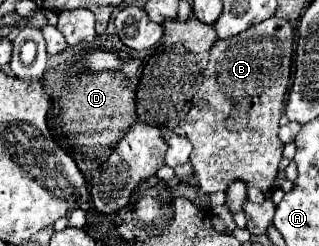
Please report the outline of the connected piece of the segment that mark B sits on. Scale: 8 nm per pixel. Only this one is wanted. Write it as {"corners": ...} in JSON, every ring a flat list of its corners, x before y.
{"corners":[[267,18,265,22,251,26,249,30,227,38,217,40,205,70,205,82,193,98,191,110,181,120,183,134,191,140,191,166,193,178,199,182,199,188,205,194,225,192,227,186,235,180,253,184,261,192,271,190,277,176,277,166,283,158,283,142,279,140,279,118,285,110,285,100,291,88,291,66,295,52,295,30,283,18]]}

